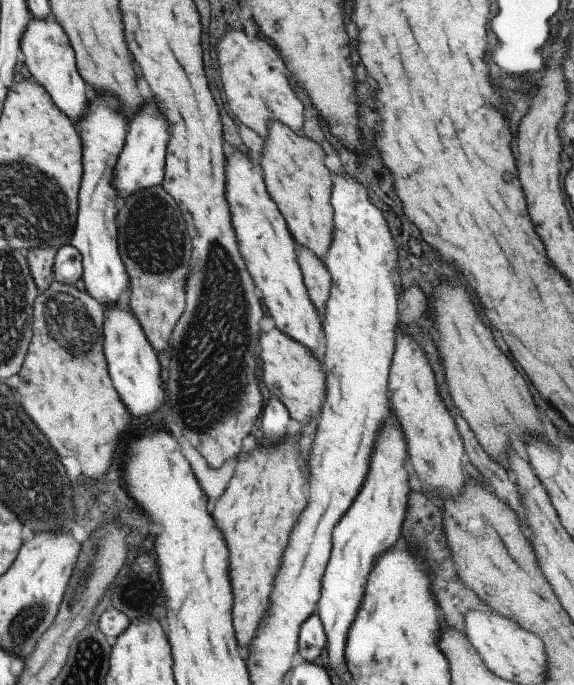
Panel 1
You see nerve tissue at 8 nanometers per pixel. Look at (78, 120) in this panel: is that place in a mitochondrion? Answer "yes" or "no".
no

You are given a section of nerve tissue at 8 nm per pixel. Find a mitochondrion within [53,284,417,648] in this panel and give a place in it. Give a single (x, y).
(86, 566)

